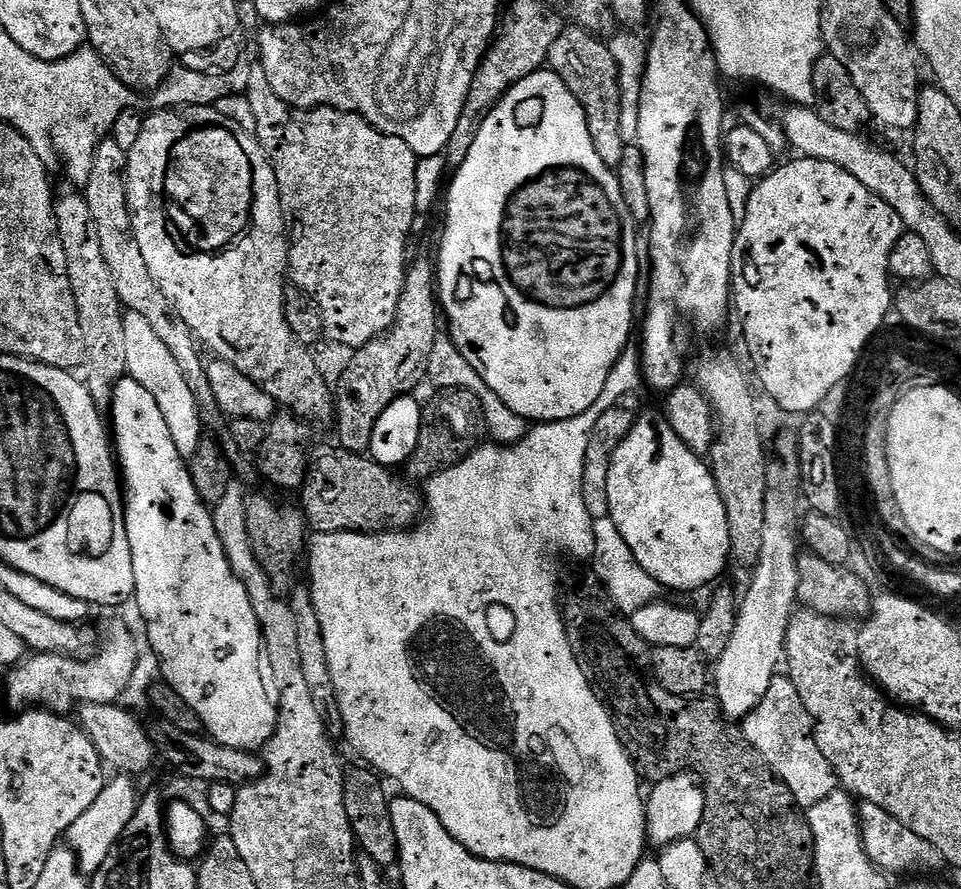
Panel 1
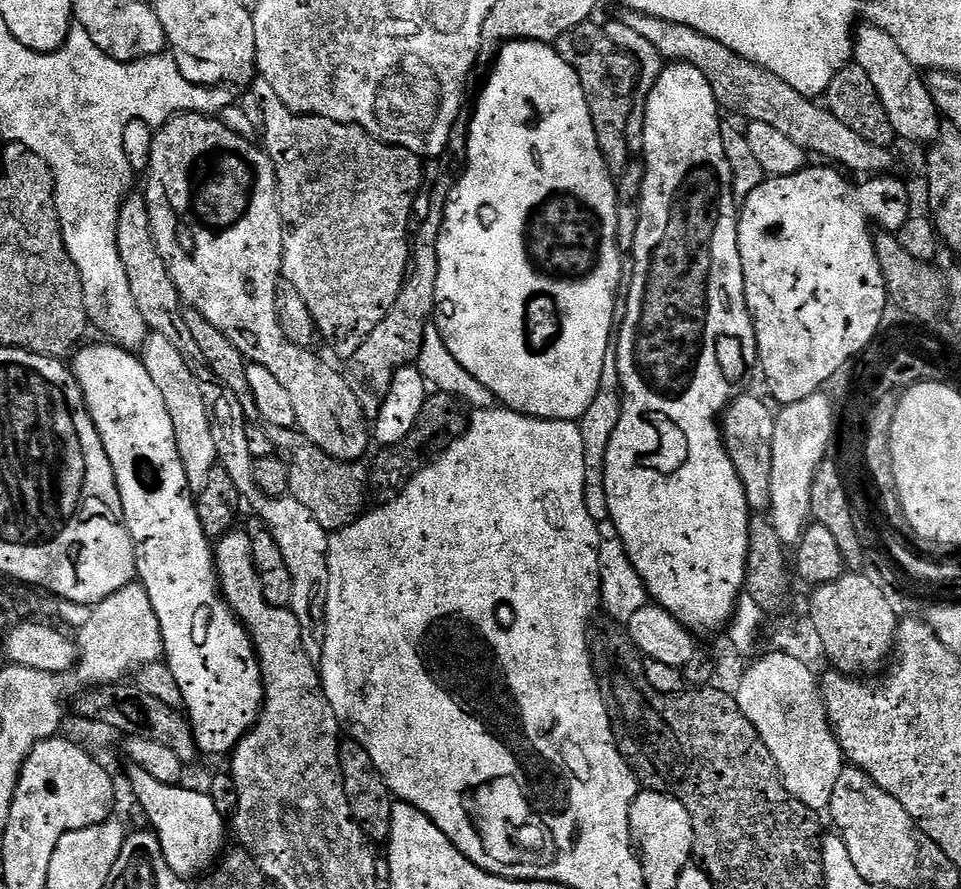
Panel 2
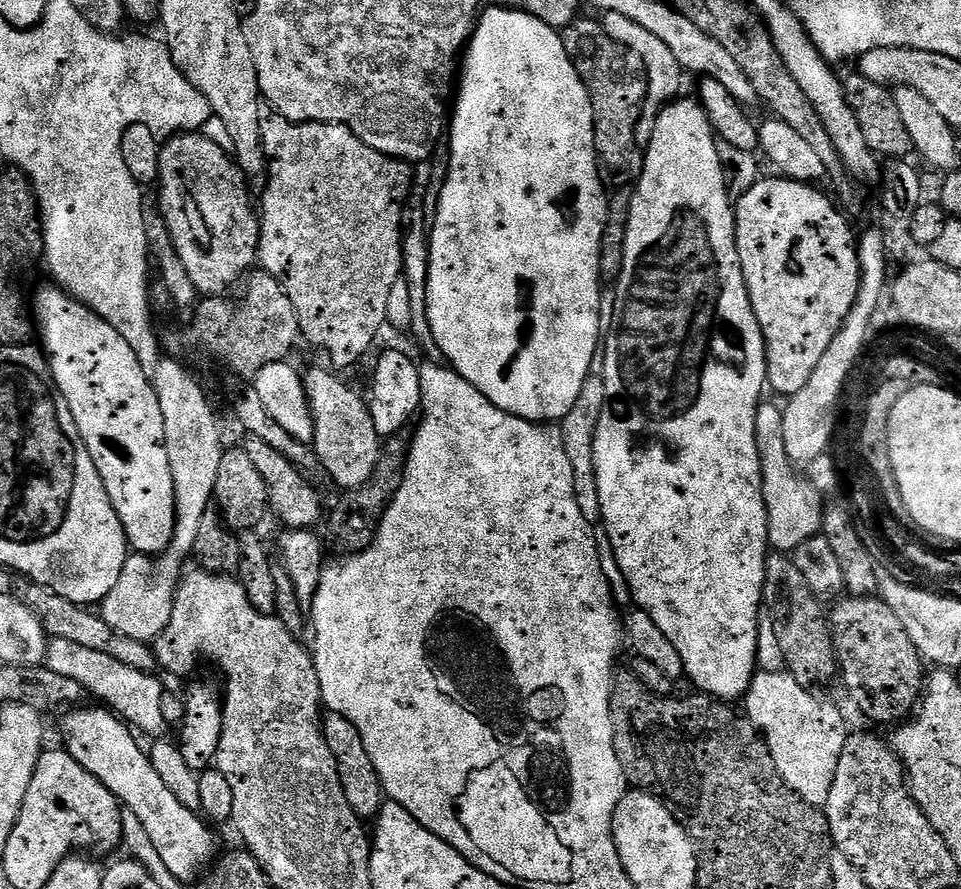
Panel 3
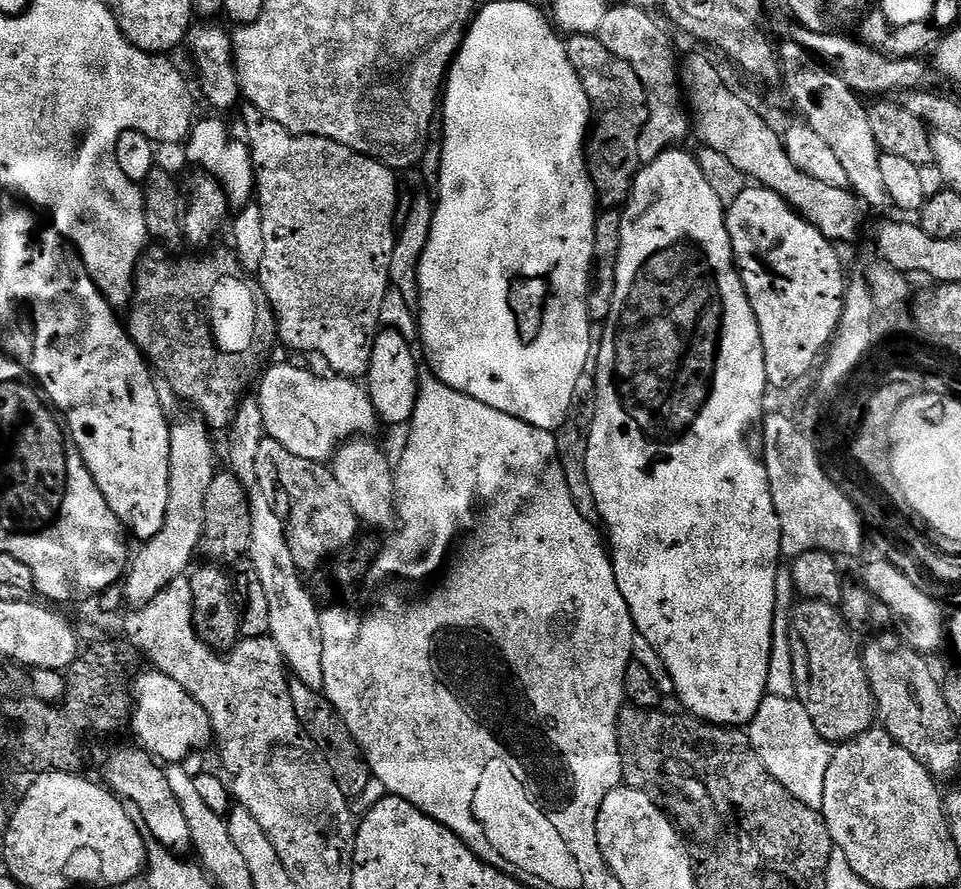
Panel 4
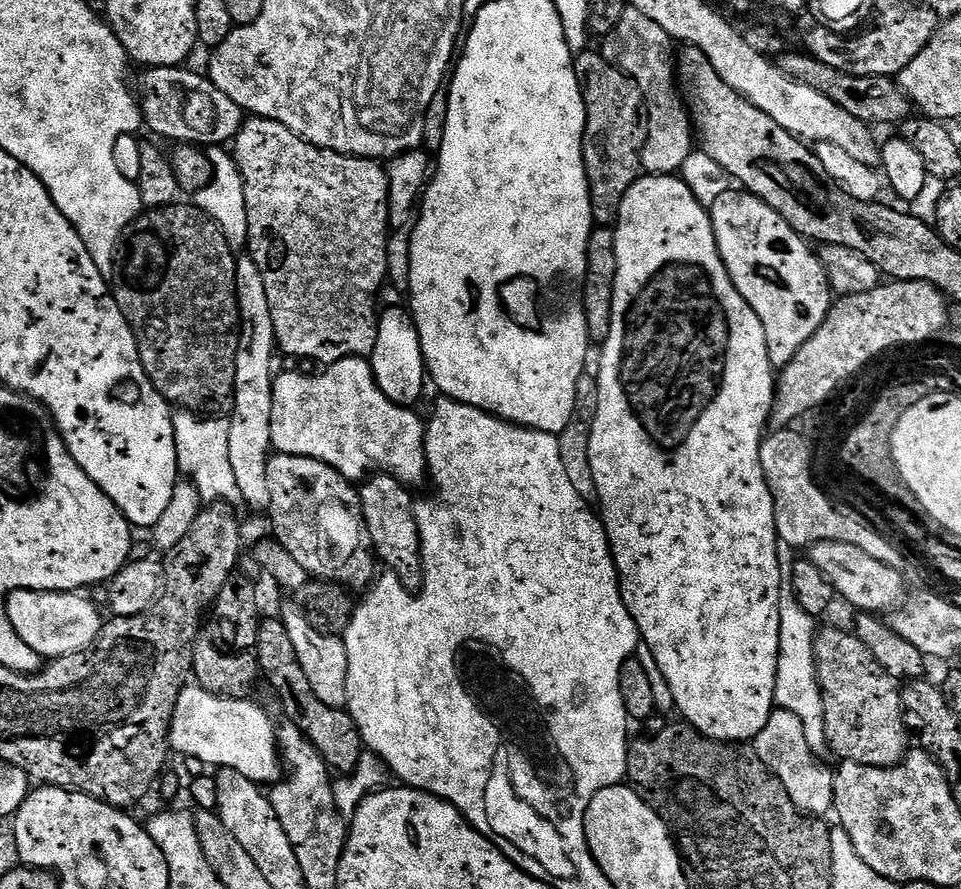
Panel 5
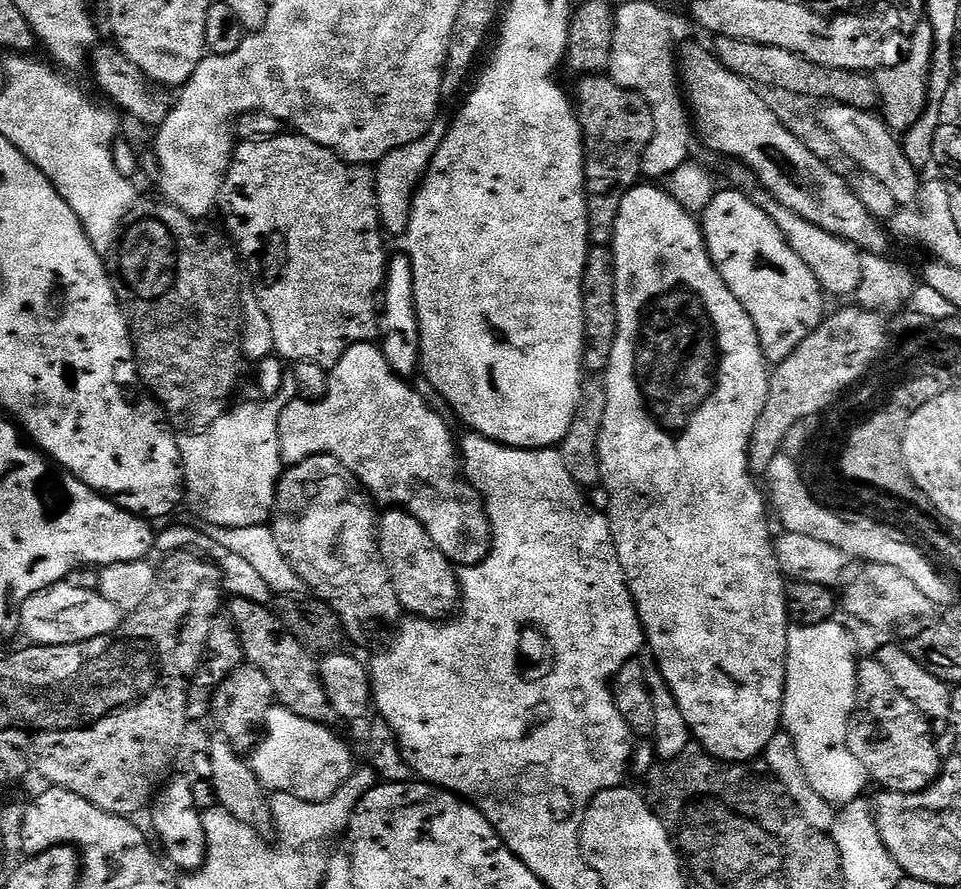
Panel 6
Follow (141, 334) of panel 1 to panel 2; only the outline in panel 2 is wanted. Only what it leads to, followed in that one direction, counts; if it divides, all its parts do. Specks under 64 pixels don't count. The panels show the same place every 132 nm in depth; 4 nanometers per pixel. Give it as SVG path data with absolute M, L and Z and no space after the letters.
M149 332L138 355L146 366L154 386L158 386L162 398L166 401L166 410L170 410L170 422L174 422L174 438L178 454L182 458L182 466L186 470L188 487L198 490L203 486L210 470L218 464L214 450L214 436L210 434L210 424L200 384L194 378L194 374L190 374L190 366L186 366L182 354L178 354L178 350L174 350L173 344L167 338L162 338L162 334Z

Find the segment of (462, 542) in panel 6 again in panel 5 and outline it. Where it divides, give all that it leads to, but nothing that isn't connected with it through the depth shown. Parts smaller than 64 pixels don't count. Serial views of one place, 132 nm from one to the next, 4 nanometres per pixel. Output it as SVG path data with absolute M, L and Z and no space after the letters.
M347 356L345 360L339 360L336 364L327 365L323 371L319 374L305 374L300 370L294 372L281 371L276 376L276 381L274 382L274 410L270 418L270 434L272 435L273 449L279 454L305 456L306 458L314 458L323 464L329 464L334 470L338 470L338 474L342 474L347 480L353 482L363 481L369 474L383 474L392 476L405 486L425 483L428 470L426 454L424 453L425 421L423 419L419 420L412 408L404 408L401 404L390 402L390 398L386 398L386 394L382 394L382 390L372 373L372 365L363 356Z

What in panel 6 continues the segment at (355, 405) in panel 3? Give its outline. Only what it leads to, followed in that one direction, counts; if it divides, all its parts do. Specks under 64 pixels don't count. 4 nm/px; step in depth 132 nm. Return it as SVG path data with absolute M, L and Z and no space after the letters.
M389 507L379 517L380 553L390 570L394 590L405 613L425 620L443 620L457 611L460 603L460 582L452 561L434 546L434 538L403 508Z

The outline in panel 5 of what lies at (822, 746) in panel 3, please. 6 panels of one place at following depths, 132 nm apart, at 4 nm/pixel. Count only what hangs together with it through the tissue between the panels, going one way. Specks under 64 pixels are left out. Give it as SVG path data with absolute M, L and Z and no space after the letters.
M776 708L770 714L770 722L766 722L762 734L758 734L754 741L756 756L766 762L766 766L786 786L786 794L794 802L794 806L801 812L817 818L824 818L834 808L834 782L836 777L833 769L827 768L820 761L821 757L806 740L806 730L802 730L802 722L798 717L790 714L790 710Z

